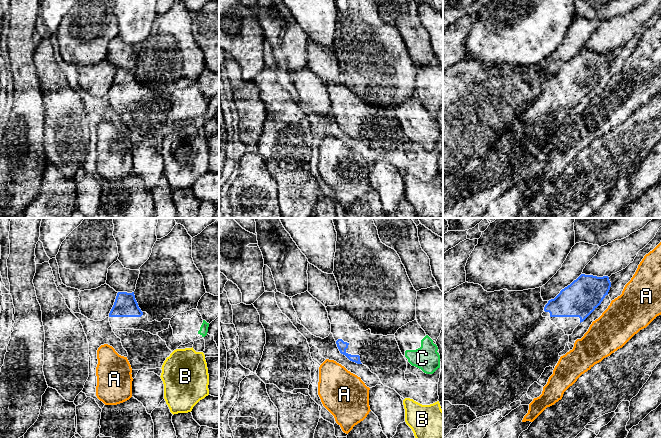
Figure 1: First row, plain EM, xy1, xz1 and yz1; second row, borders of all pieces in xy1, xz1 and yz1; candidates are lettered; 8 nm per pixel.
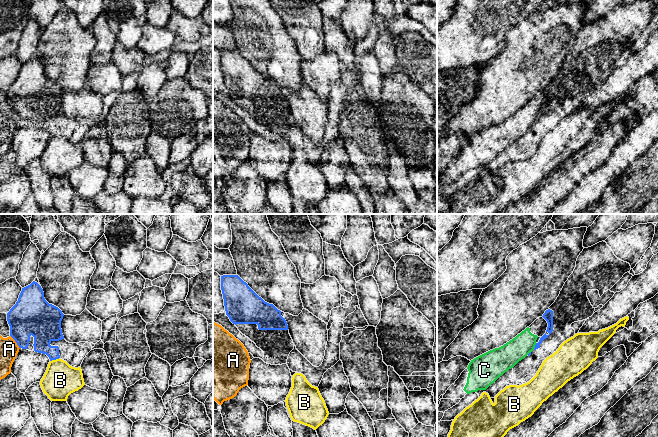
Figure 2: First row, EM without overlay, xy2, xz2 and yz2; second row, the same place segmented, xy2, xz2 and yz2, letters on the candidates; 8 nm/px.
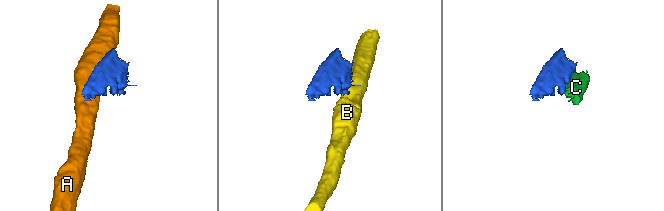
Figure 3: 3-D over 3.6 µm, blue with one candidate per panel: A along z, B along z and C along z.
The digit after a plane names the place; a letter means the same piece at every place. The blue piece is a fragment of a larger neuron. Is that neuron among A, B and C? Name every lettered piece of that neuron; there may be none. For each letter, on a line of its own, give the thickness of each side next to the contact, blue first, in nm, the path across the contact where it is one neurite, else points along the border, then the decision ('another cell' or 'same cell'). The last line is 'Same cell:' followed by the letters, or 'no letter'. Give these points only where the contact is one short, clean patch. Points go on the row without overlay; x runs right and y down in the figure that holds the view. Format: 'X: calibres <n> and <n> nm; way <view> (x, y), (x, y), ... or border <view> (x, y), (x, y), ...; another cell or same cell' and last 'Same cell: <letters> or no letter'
A: calibres 320 and 150 nm; border xy2 (10, 111), (19, 124); another cell
B: calibres 200 and 280 nm; border xy2 (59, 133), (50, 137); another cell
C: calibres 60 and 190 nm; border yz2 (536, 119), (533, 125); another cell
Same cell: no letter

